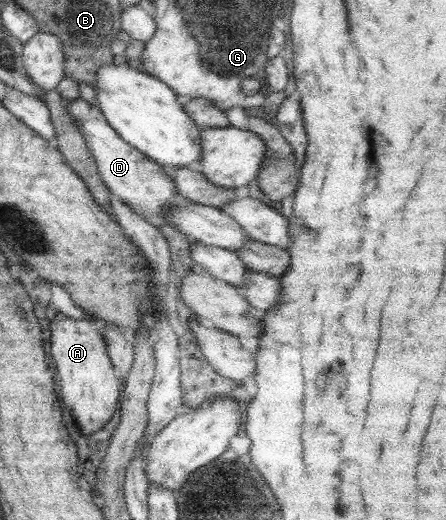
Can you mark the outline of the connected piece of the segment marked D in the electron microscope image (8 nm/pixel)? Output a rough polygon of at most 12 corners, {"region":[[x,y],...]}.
{"region":[[65,101],[110,194],[165,225],[171,174],[121,140],[96,105]]}

